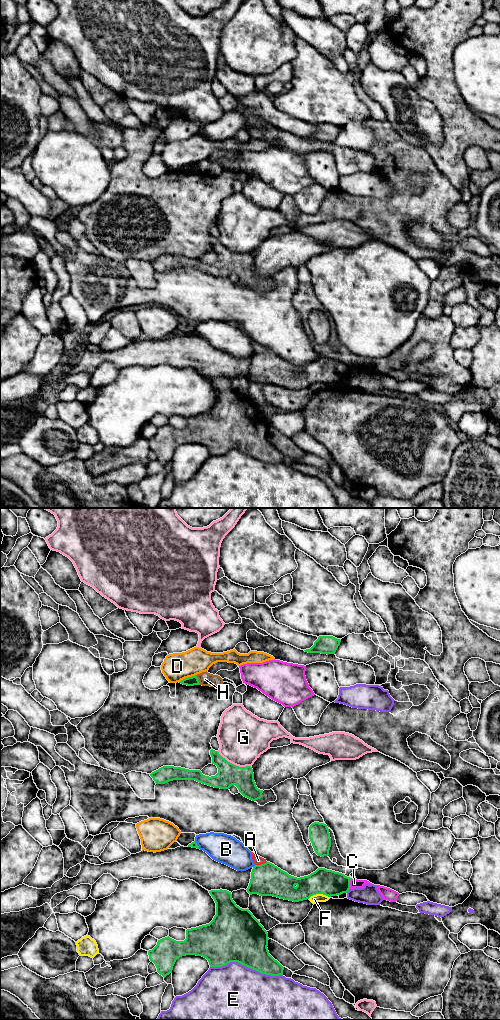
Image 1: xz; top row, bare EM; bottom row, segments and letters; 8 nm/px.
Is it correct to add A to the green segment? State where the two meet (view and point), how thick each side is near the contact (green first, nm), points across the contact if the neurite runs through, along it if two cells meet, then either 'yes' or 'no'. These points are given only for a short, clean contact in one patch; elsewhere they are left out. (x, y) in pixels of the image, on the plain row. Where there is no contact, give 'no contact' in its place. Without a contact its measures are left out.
meets green in xz at (261, 352); 260 nm thick on the green side, 70 nm on the other; border along xz (266, 349), (255, 353); no

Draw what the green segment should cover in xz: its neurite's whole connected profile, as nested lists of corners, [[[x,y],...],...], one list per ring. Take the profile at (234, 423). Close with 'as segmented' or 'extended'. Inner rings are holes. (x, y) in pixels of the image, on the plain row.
[[[211,378],[210,383],[216,391],[216,403],[206,413],[186,418],[186,427],[176,429],[165,425],[158,428],[157,433],[148,439],[149,447],[164,466],[172,461],[177,447],[186,443],[196,443],[206,446],[210,455],[222,455],[230,450],[238,450],[262,462],[283,463],[284,455],[275,448],[268,439],[268,421],[249,397],[242,397],[232,387],[227,378]]]; as segmented

